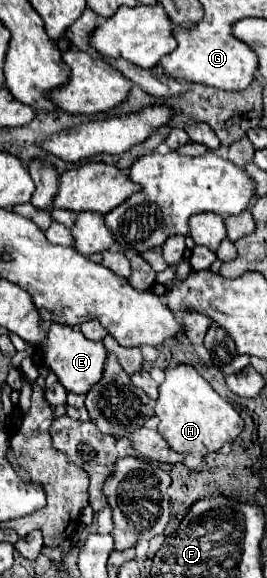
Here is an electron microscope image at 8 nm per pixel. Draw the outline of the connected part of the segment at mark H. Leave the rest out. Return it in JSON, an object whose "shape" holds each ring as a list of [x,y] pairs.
{"shape":[[[177,364],[175,368],[167,368],[165,382],[159,388],[155,416],[159,418],[159,432],[175,452],[211,454],[223,444],[233,442],[243,430],[243,420],[237,410],[223,400],[193,366]]]}

